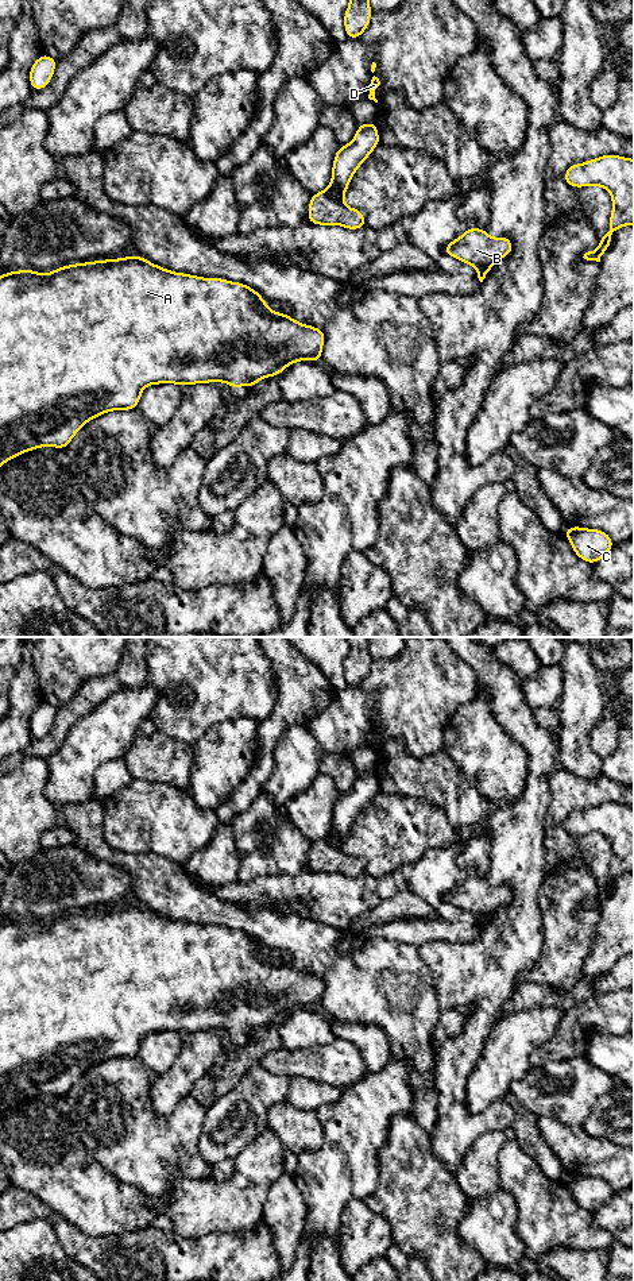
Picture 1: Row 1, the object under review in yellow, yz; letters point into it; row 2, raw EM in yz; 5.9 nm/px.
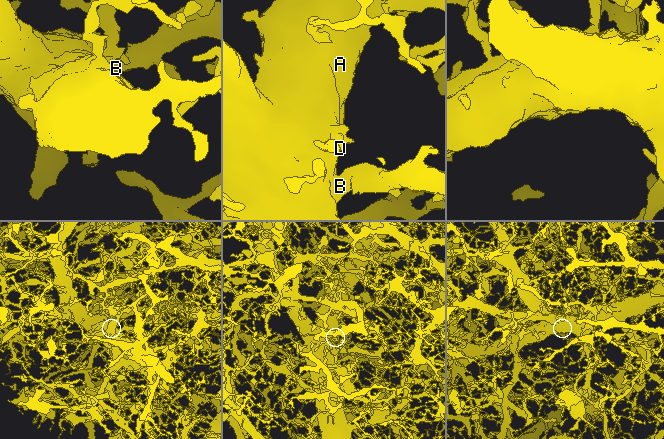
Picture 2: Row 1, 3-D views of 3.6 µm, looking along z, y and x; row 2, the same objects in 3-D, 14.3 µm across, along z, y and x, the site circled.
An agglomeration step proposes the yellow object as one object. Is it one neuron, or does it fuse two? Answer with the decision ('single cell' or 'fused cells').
single cell

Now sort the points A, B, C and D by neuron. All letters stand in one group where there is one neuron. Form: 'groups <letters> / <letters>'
groups A B C D

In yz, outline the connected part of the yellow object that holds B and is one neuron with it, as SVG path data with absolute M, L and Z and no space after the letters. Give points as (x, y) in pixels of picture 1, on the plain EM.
M468 876L456 888L448 891L442 899L478 919L480 930L490 917L500 907L511 902L513 892L509 884L490 885L486 877Z

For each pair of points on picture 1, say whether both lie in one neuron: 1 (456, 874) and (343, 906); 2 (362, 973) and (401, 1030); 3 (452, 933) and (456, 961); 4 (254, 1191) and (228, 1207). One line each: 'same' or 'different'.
1: same
2: same
3: different
4: same

